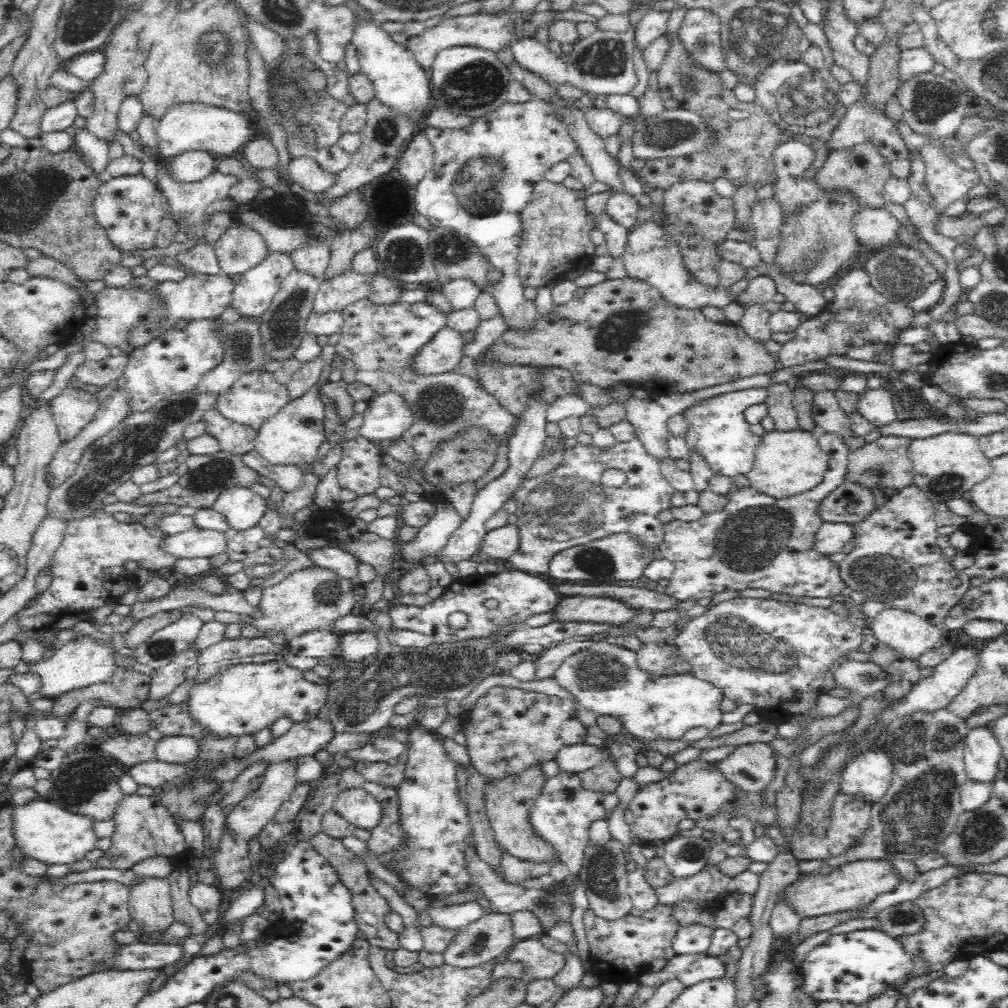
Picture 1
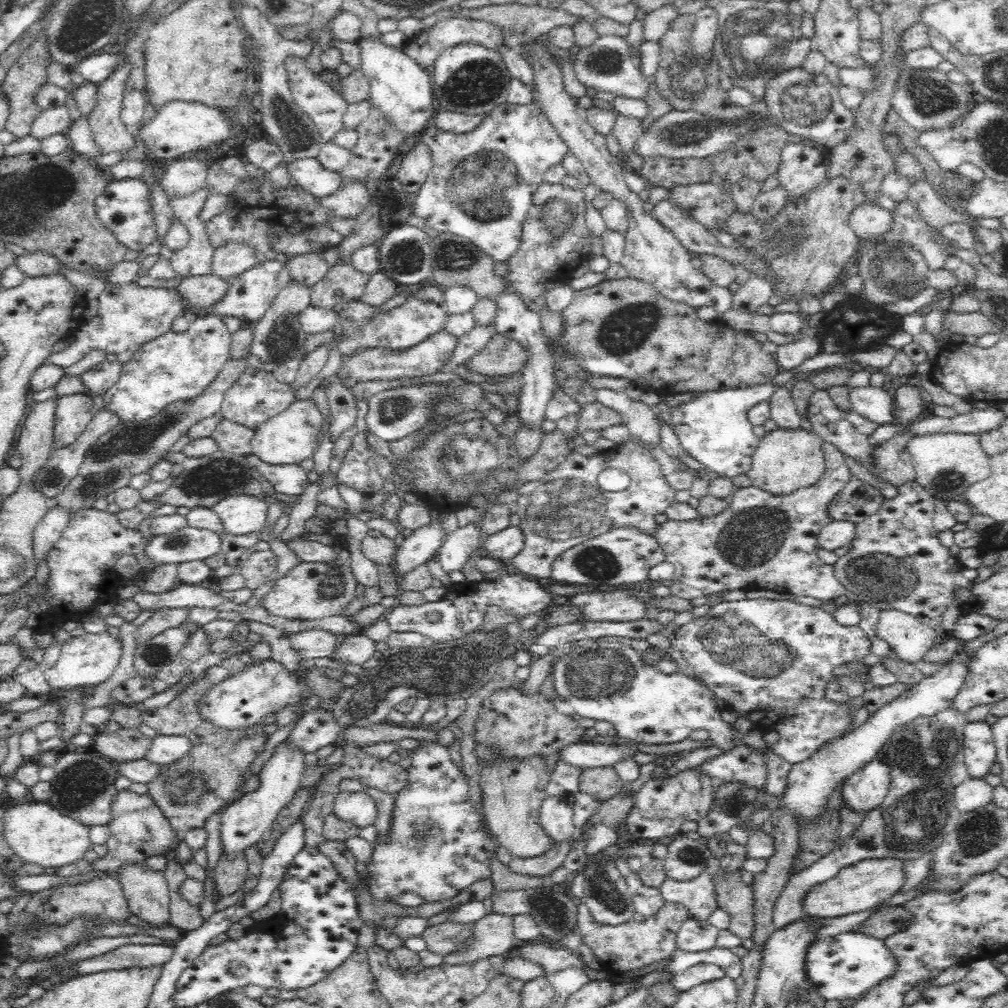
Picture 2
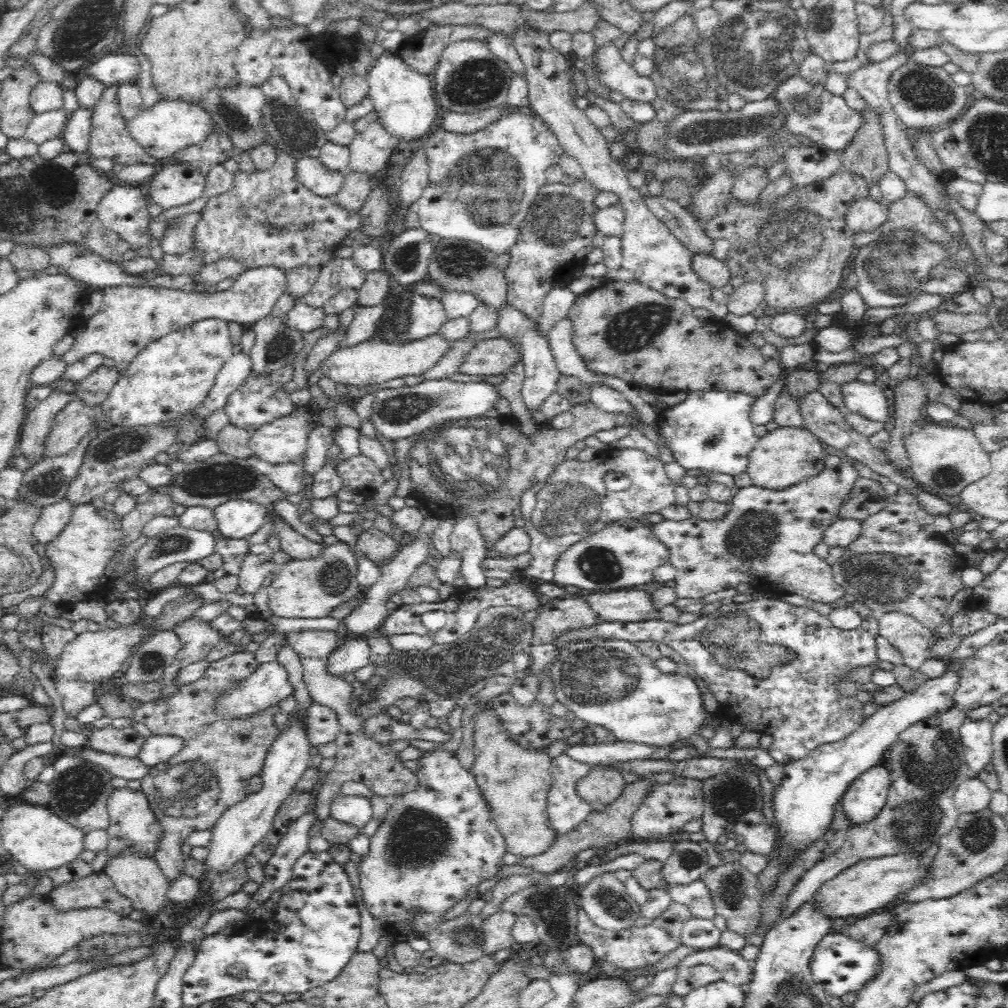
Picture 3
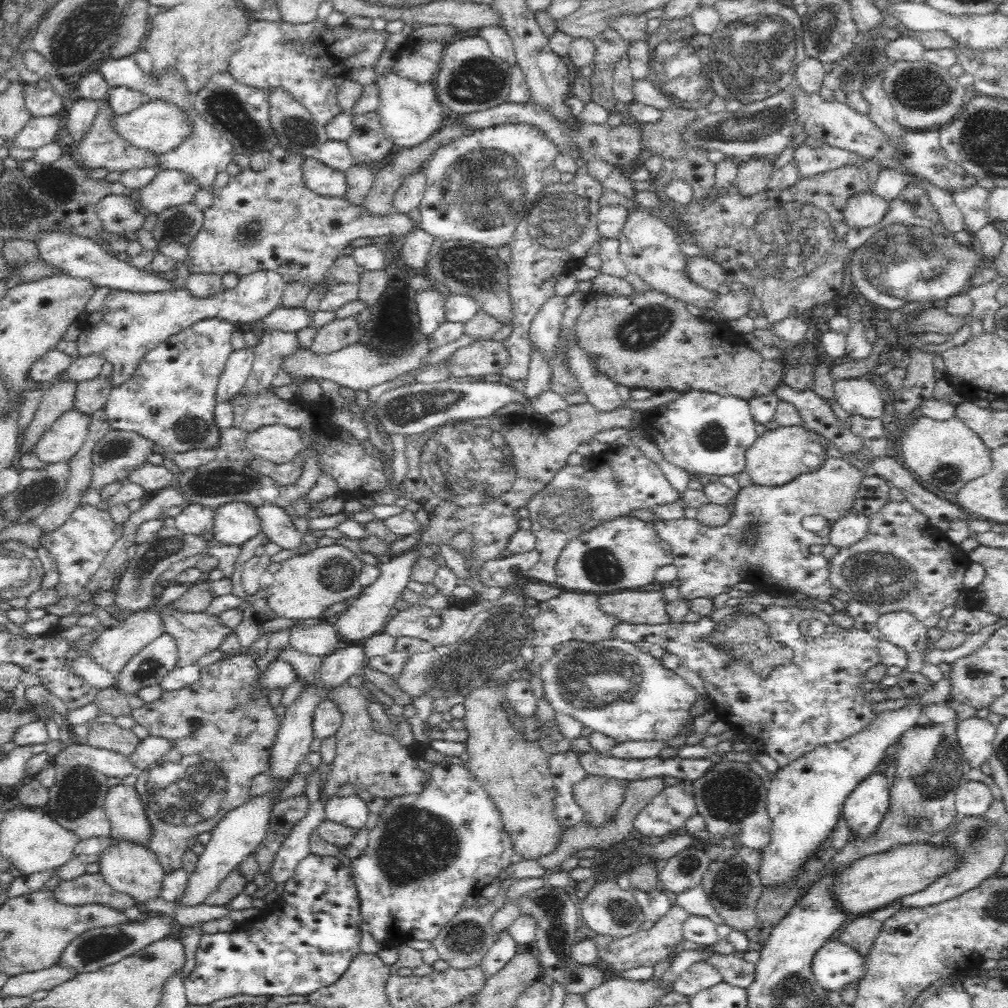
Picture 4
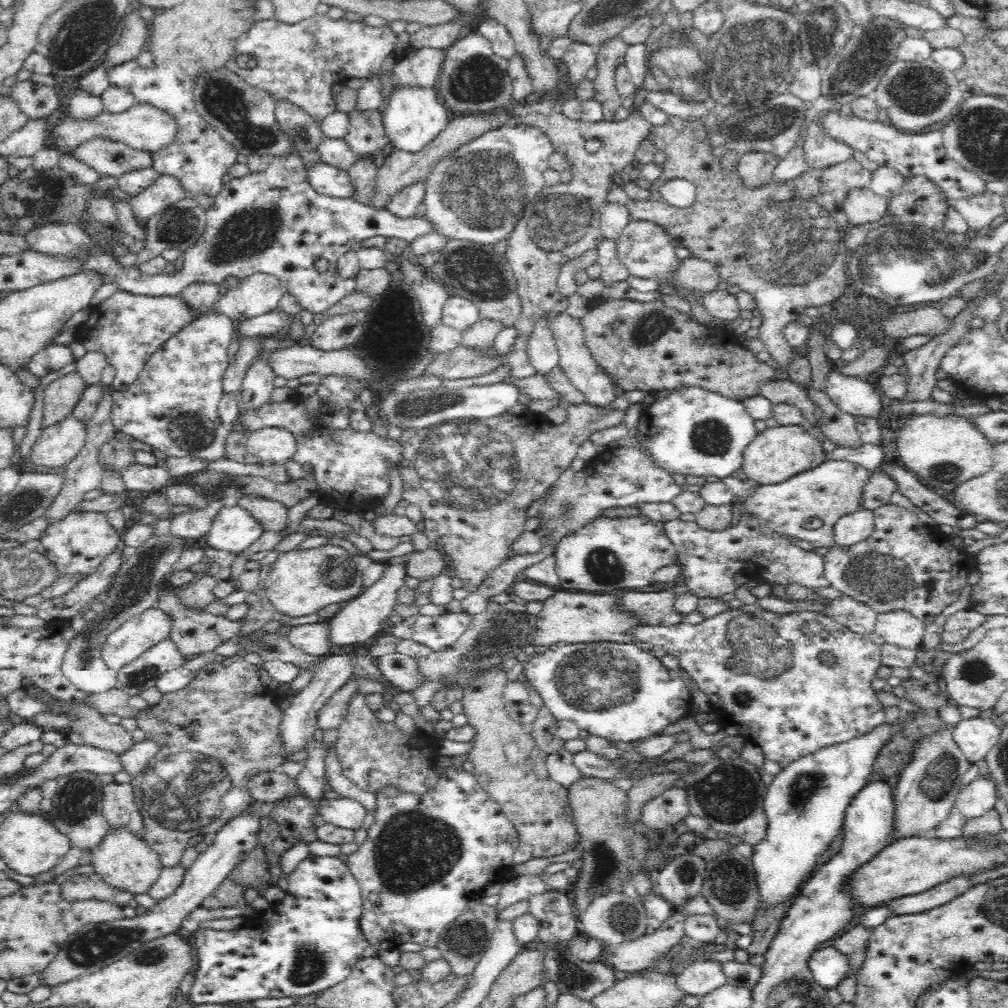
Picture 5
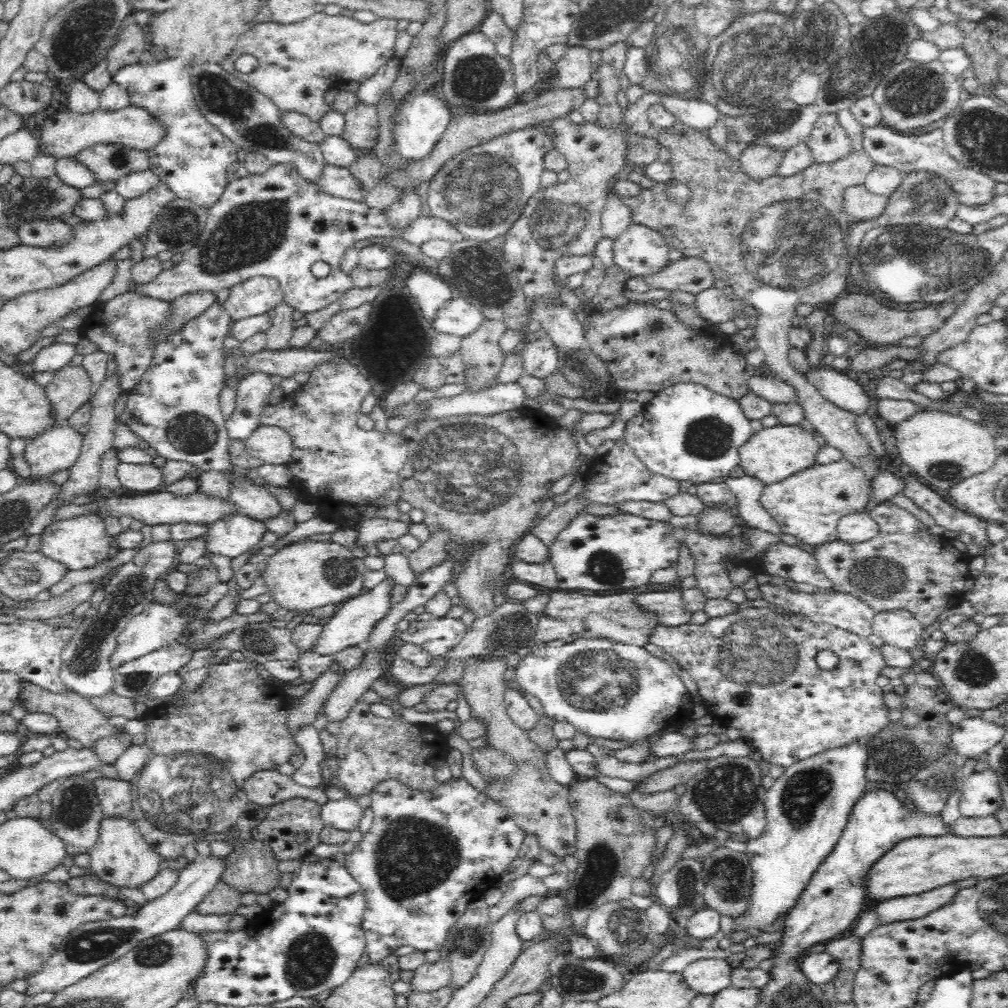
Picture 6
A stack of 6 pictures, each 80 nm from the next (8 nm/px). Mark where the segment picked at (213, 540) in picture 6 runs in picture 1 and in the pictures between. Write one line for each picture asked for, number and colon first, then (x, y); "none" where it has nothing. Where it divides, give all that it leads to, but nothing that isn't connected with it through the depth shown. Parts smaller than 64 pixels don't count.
1: (242, 508)
2: (242, 514)
3: (237, 519)
4: (234, 523)
5: (233, 530)

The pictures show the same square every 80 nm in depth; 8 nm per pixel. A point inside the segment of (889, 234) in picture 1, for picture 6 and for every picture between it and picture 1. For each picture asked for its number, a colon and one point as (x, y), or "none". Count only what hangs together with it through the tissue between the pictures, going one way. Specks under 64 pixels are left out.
2: (869, 220)
3: (865, 214)
4: (863, 209)
5: (861, 206)
6: (859, 204)

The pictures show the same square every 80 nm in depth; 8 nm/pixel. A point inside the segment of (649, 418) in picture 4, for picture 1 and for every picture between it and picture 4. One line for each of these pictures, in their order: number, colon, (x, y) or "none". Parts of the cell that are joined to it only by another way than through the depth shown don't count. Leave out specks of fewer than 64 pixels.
1: (717, 430)
2: (713, 428)
3: (709, 430)

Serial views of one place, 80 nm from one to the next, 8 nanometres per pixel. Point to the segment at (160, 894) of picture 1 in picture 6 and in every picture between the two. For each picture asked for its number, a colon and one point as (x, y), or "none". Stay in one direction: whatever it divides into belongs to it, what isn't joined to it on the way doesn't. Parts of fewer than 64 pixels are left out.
2: (146, 891)
3: (139, 878)
4: (130, 868)
5: (122, 859)
6: (121, 857)

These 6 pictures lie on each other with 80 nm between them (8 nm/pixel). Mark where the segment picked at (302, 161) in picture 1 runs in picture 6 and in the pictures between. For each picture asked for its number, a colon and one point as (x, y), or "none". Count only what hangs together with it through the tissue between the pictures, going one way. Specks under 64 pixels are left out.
2: (319, 182)
3: (322, 182)
4: (321, 179)
5: (329, 181)
6: (338, 182)

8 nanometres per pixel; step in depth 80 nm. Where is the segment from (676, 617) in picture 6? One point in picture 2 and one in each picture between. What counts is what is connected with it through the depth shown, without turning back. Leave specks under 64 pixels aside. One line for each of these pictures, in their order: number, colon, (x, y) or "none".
2: (620, 605)
3: (627, 605)
4: (647, 607)
5: (655, 608)

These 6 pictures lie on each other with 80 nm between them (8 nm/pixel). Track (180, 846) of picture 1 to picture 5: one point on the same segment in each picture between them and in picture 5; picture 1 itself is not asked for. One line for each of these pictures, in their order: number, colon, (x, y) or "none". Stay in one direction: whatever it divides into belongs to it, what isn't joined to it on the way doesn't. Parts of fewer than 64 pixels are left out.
2: (138, 830)
3: (132, 825)
4: (122, 807)
5: (118, 808)

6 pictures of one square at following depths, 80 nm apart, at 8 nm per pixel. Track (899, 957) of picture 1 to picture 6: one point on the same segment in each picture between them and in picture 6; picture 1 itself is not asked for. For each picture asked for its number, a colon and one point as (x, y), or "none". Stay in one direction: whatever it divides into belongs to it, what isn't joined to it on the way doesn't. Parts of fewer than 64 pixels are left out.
2: (843, 966)
3: (839, 964)
4: (834, 965)
5: (828, 965)
6: (819, 968)

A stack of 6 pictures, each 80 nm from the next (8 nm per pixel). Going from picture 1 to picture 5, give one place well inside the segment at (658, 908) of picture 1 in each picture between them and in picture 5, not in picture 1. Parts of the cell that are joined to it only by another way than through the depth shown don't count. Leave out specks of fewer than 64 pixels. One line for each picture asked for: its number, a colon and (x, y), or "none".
2: (628, 946)
3: (637, 947)
4: (647, 947)
5: (634, 956)

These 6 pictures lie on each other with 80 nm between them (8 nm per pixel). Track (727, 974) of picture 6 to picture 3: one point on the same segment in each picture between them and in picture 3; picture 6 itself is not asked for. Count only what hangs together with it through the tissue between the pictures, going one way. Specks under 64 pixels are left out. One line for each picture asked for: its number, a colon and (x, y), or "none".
3: (687, 979)
4: (701, 975)
5: (703, 976)

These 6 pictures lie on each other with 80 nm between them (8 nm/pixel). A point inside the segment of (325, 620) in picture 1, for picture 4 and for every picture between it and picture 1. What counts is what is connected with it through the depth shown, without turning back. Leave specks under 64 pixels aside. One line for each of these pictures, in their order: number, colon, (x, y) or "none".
2: (309, 590)
3: (310, 588)
4: (304, 585)

